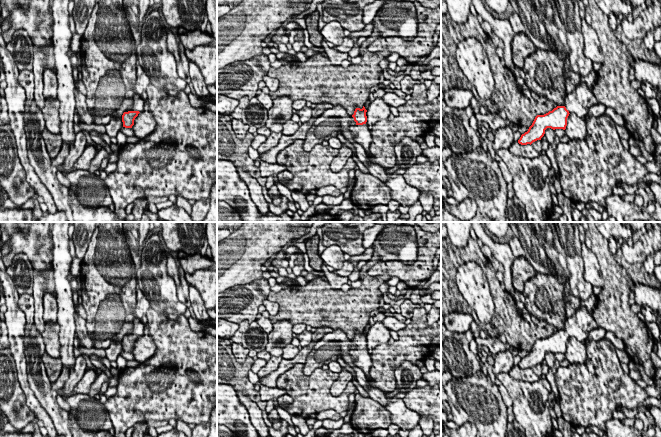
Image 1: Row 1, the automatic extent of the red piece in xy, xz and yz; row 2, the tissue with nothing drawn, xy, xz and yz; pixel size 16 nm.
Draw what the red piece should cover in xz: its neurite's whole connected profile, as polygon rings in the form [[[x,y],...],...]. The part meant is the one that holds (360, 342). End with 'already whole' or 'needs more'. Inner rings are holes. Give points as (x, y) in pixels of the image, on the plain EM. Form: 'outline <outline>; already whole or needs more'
outline [[[363,330],[362,333],[356,332],[354,335],[354,338],[352,341],[354,342],[354,345],[356,346],[356,349],[351,354],[351,357],[353,359],[353,364],[360,368],[366,375],[368,379],[370,379],[369,371],[372,366],[372,360],[371,355],[368,353],[368,350],[366,348],[367,346],[367,340],[366,340],[367,334]]]; needs more

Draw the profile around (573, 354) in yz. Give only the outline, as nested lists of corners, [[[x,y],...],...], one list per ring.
[[[569,338],[567,342],[566,359],[570,364],[585,364],[587,361],[586,346],[580,347],[581,343],[576,338]]]

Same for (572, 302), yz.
[[[569,287],[564,289],[565,317],[569,318],[576,313],[576,310],[581,306],[580,298],[574,296]]]

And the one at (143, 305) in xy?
[[[138,287],[136,301],[137,303],[134,311],[134,316],[141,319],[144,315],[146,315],[147,311],[151,308],[151,305],[147,297]]]

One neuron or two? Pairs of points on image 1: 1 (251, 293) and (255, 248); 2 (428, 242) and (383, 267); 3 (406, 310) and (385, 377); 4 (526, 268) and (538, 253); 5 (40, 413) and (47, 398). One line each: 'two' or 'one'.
1: two
2: one
3: two
4: two
5: two

